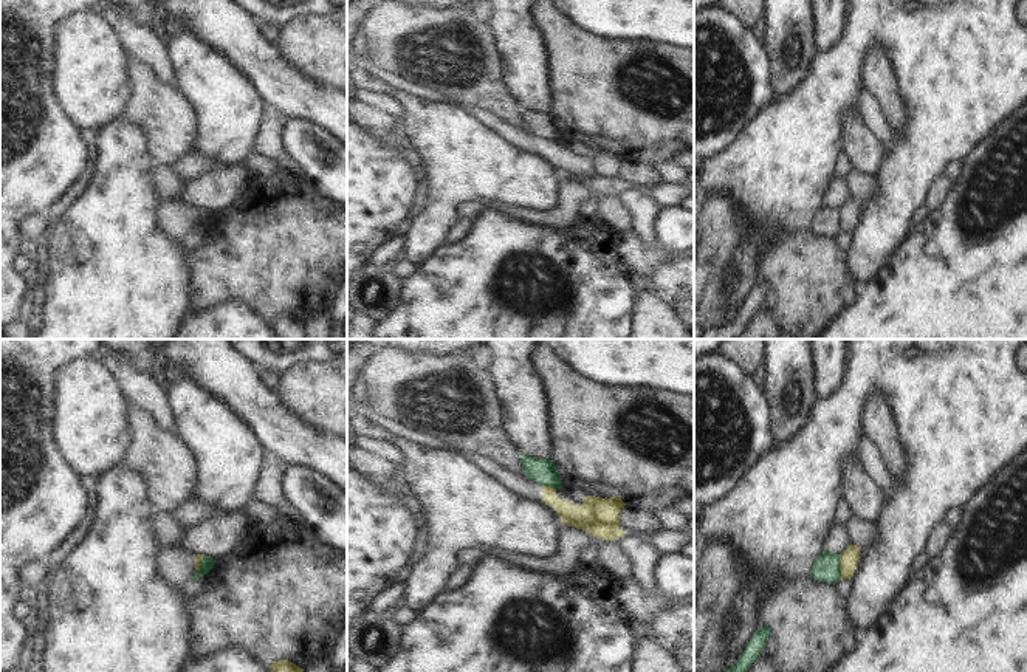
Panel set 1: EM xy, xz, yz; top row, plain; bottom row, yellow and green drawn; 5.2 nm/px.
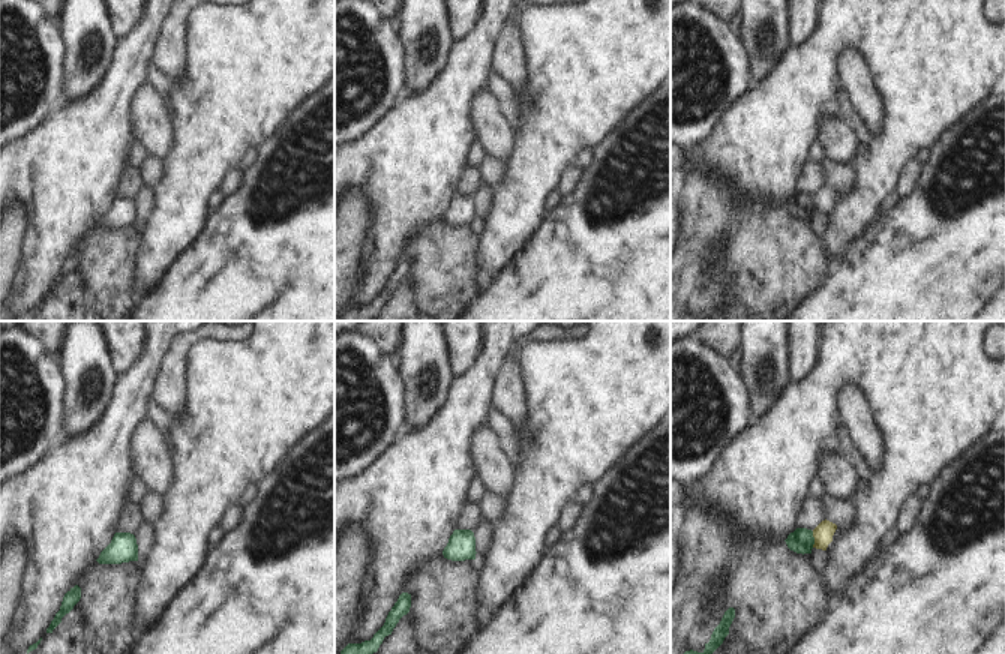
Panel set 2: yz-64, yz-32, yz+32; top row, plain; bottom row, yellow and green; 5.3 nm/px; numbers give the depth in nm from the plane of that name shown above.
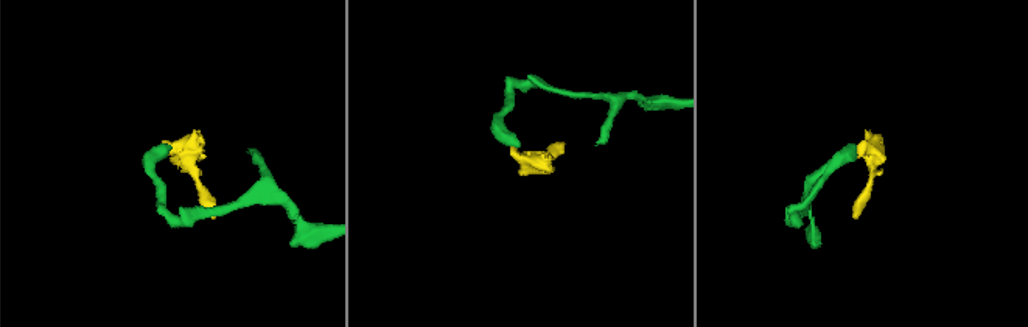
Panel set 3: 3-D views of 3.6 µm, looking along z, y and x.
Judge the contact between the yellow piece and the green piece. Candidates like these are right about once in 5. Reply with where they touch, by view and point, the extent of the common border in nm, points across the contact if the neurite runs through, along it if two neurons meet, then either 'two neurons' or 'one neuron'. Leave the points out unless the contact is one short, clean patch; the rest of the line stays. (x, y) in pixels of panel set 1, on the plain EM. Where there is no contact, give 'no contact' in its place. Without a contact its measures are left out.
yz (840, 220) | 140 nm | along yz (838, 208), (841, 233) | two neurons

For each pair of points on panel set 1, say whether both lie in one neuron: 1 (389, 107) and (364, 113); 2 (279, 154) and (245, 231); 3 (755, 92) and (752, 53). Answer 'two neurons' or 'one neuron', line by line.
1: two neurons
2: two neurons
3: one neuron

